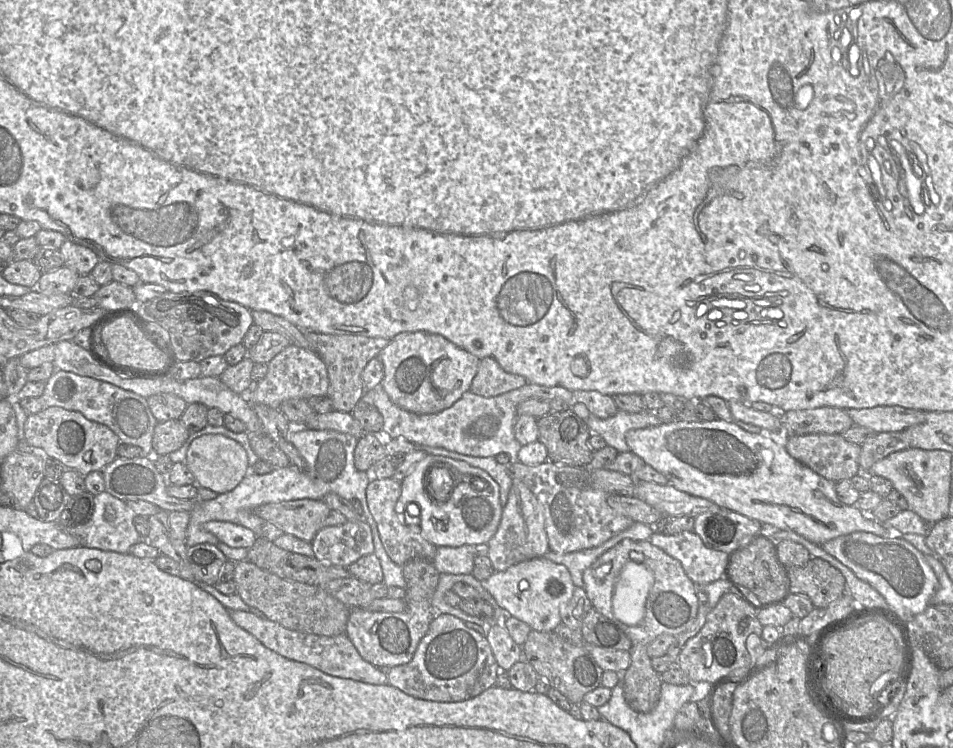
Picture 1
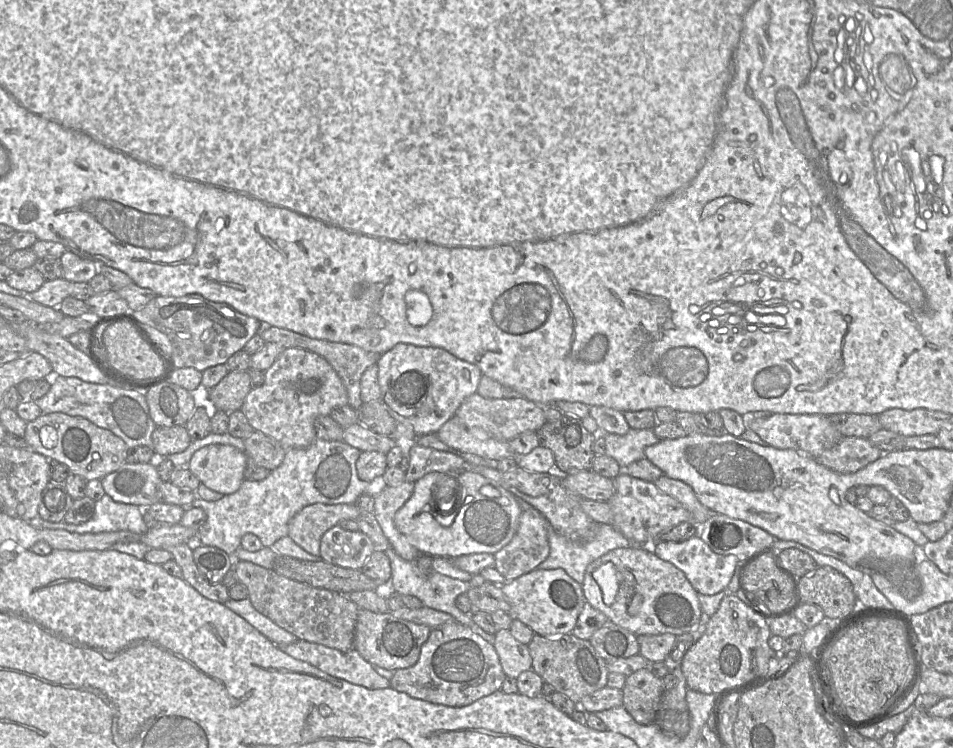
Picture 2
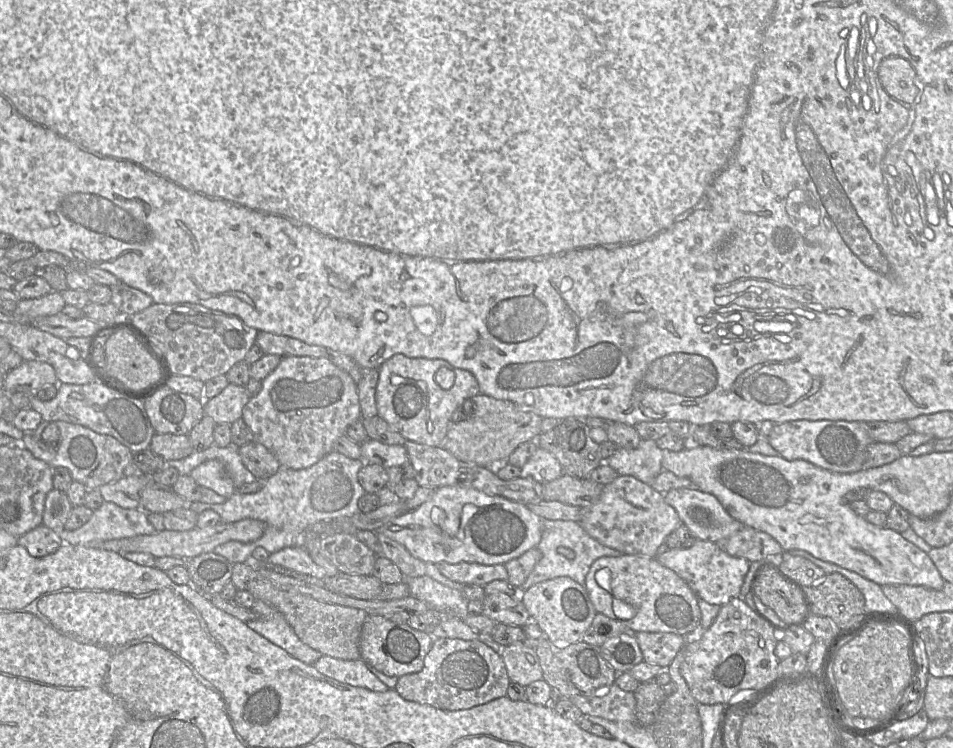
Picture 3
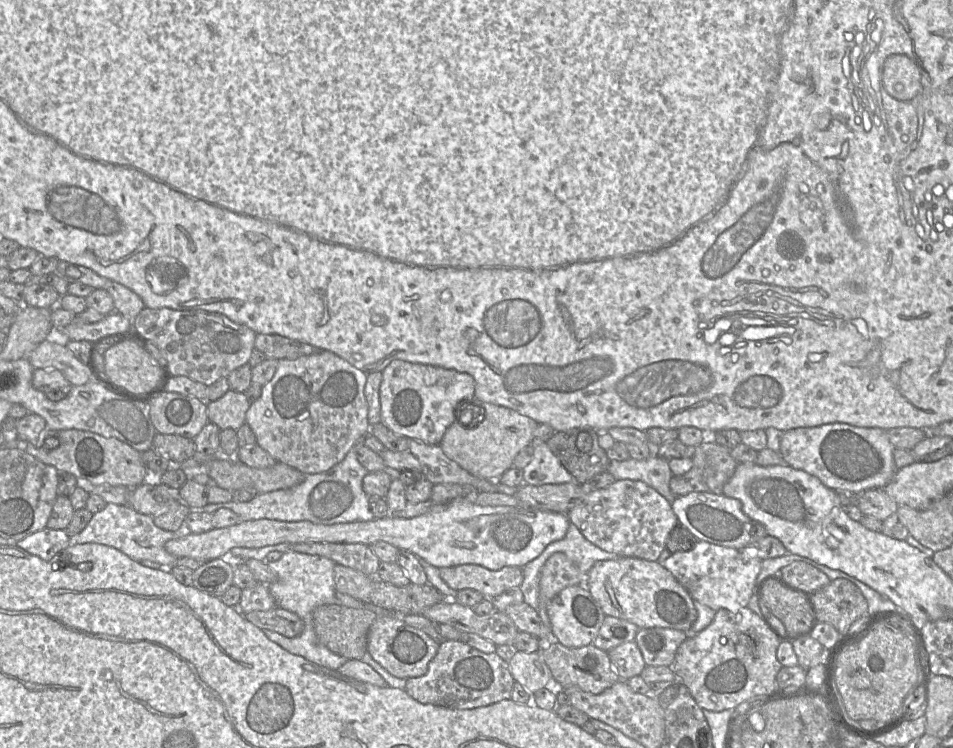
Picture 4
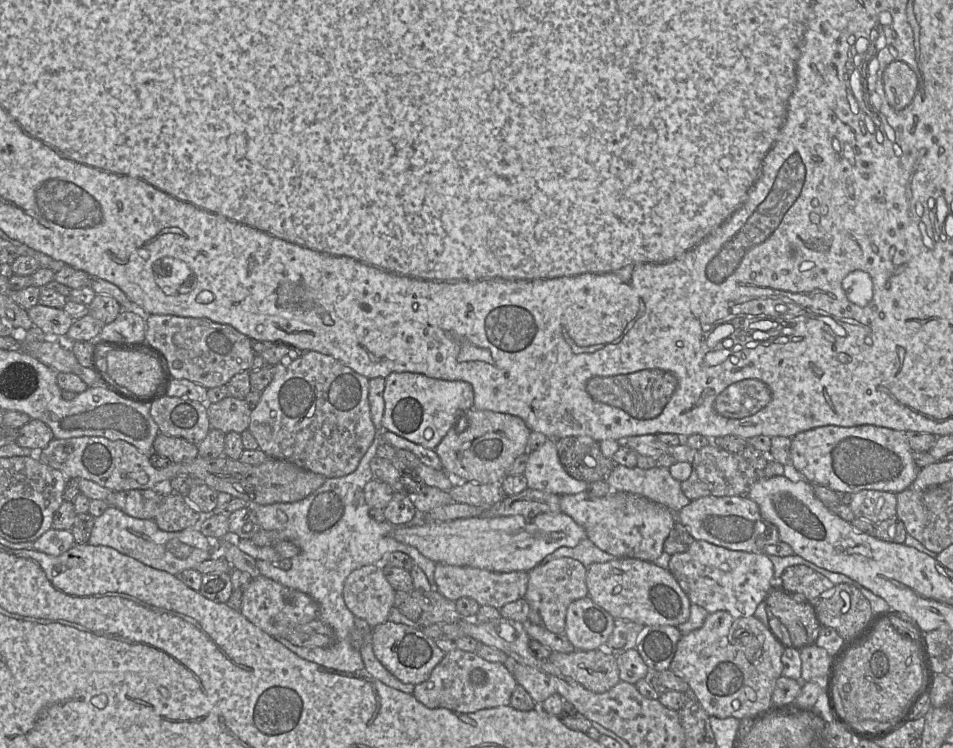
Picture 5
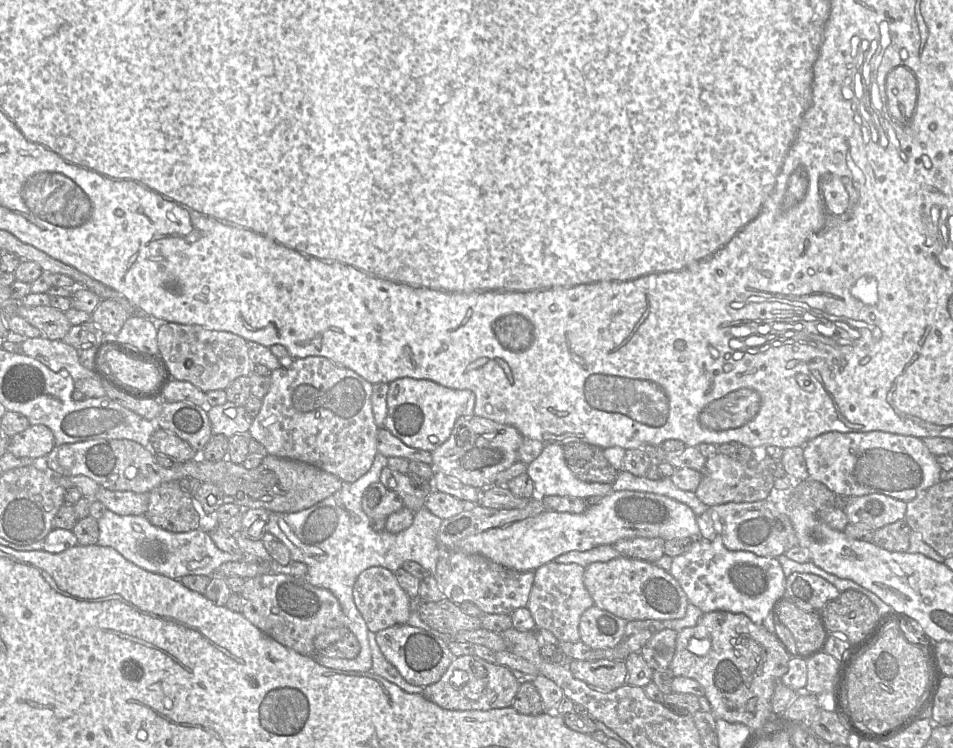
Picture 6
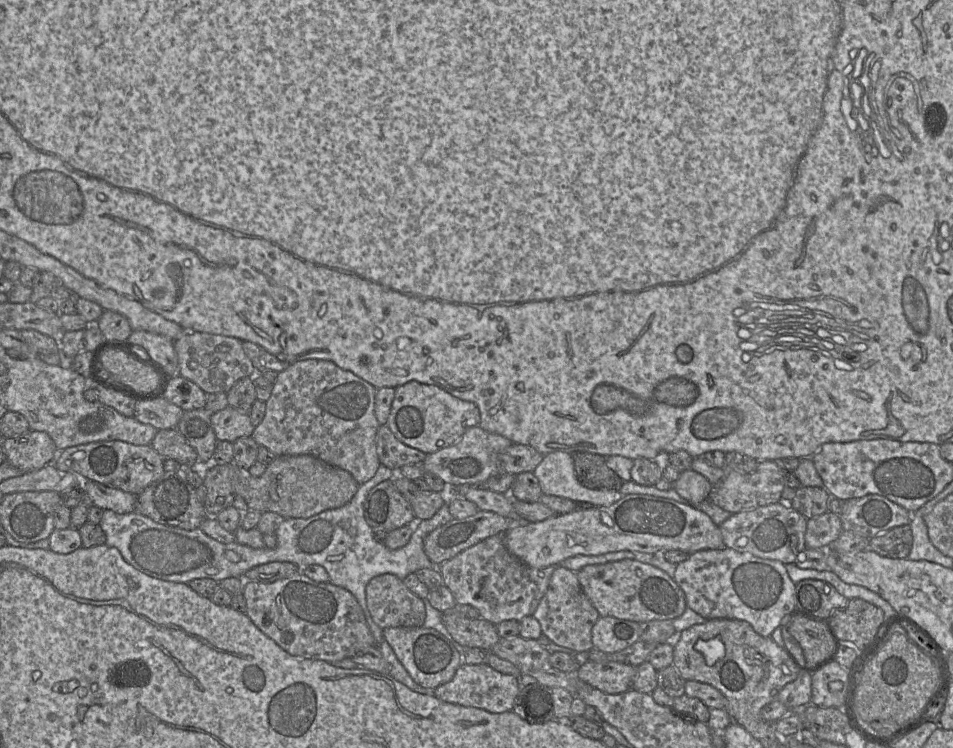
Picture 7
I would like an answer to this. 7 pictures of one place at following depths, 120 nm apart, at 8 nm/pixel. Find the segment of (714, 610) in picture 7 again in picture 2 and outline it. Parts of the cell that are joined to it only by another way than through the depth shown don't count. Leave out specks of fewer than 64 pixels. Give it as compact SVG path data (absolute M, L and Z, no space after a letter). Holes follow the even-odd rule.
M697 535L681 542L656 541L654 553L662 560L670 562L684 573L692 587L699 594L714 595L725 590L734 574L739 559L735 555L720 555L713 552Z

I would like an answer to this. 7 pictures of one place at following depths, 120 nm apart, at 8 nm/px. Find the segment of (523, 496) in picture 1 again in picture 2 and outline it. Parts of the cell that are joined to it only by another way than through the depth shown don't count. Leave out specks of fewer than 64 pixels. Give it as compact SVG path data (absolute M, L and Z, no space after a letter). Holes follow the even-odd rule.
M523 505L511 541L494 554L495 568L506 581L535 569L549 556L548 521L531 505Z

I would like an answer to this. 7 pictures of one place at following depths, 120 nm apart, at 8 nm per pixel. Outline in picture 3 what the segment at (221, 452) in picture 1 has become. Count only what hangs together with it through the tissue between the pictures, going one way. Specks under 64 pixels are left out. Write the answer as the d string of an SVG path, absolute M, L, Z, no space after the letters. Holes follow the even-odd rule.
M217 459L201 463L189 475L201 486L209 488L227 499L237 490L224 464Z

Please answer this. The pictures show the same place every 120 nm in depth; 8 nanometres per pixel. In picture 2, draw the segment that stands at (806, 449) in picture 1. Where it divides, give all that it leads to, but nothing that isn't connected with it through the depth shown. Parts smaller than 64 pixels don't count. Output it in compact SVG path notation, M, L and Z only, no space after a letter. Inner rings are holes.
M844 436L829 450L817 457L813 457L817 463L837 473L854 473L881 457L882 452L867 438Z

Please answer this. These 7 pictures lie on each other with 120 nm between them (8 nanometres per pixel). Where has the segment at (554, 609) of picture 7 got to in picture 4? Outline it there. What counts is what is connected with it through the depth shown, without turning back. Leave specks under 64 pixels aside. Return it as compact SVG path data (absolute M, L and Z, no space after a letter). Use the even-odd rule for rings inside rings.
M561 552L552 554L540 572L538 615L546 627L551 627L547 608L564 588L585 584L585 575Z

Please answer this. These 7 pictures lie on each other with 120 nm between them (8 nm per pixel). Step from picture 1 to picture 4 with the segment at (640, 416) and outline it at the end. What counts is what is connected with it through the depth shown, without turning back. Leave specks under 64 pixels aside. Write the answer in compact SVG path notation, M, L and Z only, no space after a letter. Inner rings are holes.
M655 453L644 460L629 458L623 461L610 461L607 470L616 480L638 480L646 483L661 494L670 504L676 499L670 489L670 480L674 476L668 460Z

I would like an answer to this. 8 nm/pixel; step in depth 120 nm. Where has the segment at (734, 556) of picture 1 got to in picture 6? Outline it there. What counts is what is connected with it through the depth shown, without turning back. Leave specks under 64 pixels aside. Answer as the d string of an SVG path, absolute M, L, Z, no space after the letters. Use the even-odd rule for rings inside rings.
M786 597L775 603L773 612L790 630L802 658L808 658L822 651L830 633L826 630L818 612L805 611Z

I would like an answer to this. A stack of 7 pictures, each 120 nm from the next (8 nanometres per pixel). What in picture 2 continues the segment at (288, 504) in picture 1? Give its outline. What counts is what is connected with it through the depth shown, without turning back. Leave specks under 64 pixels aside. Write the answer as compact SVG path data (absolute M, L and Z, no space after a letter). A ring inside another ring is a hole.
M310 504L289 521L288 536L305 551L319 557L323 534L341 520L356 520L360 514L354 504Z

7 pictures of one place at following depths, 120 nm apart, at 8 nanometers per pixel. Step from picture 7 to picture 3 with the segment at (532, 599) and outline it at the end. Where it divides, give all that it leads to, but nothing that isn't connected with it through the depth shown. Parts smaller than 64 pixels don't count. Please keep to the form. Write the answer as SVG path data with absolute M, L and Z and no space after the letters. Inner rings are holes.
M473 562L436 564L439 571L448 579L463 585L478 585L484 587L493 580L508 580L504 564L483 565Z

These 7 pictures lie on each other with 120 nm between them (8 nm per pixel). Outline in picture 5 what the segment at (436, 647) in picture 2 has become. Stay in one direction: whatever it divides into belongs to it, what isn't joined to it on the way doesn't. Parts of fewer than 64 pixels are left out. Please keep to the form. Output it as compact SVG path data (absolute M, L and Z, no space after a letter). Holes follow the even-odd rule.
M456 648L445 654L426 681L414 686L413 696L428 708L447 708L461 713L472 713L485 708L509 705L517 685L513 673L503 663L490 662L476 652Z

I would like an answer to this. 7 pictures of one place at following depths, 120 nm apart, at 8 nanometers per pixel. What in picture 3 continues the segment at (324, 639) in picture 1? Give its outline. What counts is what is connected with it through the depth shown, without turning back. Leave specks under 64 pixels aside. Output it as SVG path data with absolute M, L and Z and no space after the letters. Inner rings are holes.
M322 655L313 666L320 673L342 683L383 692L390 688L382 682L362 659L343 660Z

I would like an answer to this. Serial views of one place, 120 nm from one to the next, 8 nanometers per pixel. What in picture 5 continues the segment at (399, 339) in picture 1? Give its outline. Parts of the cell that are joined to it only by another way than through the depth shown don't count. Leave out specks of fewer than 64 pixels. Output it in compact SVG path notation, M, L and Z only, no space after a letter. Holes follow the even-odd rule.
M392 372L385 378L382 431L390 431L428 449L435 449L458 416L474 408L473 386L462 380L445 380L421 373Z

